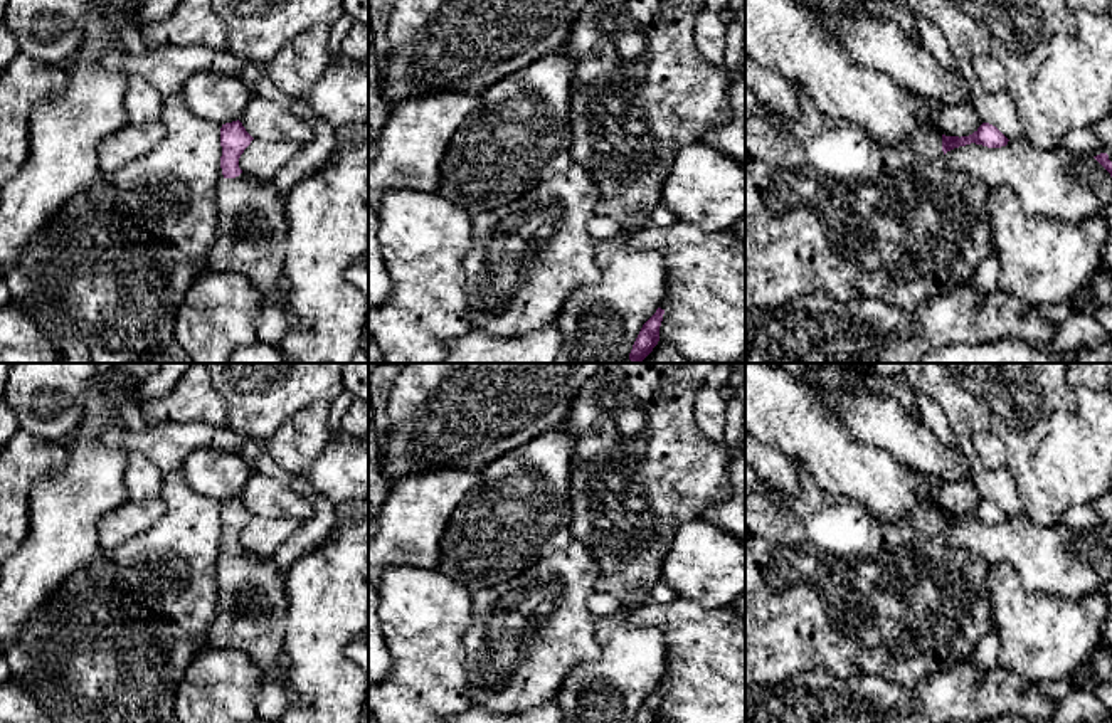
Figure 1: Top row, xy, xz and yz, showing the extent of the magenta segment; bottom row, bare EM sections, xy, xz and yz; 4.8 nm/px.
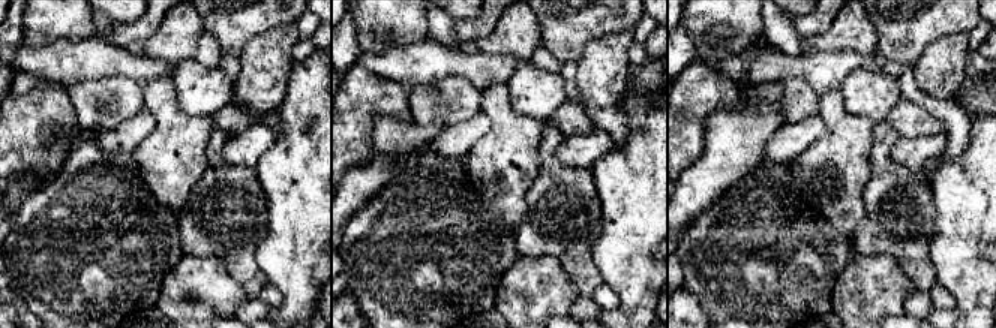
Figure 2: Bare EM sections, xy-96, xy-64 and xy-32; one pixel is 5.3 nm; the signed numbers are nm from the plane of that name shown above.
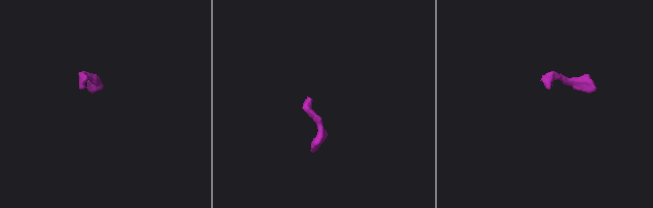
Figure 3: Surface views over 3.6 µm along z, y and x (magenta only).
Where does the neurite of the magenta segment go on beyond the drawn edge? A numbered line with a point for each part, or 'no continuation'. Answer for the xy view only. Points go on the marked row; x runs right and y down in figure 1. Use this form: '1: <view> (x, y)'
1: xy (253, 227)

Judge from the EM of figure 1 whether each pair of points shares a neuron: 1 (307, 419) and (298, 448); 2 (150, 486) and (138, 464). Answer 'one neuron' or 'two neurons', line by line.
1: one neuron
2: one neuron

